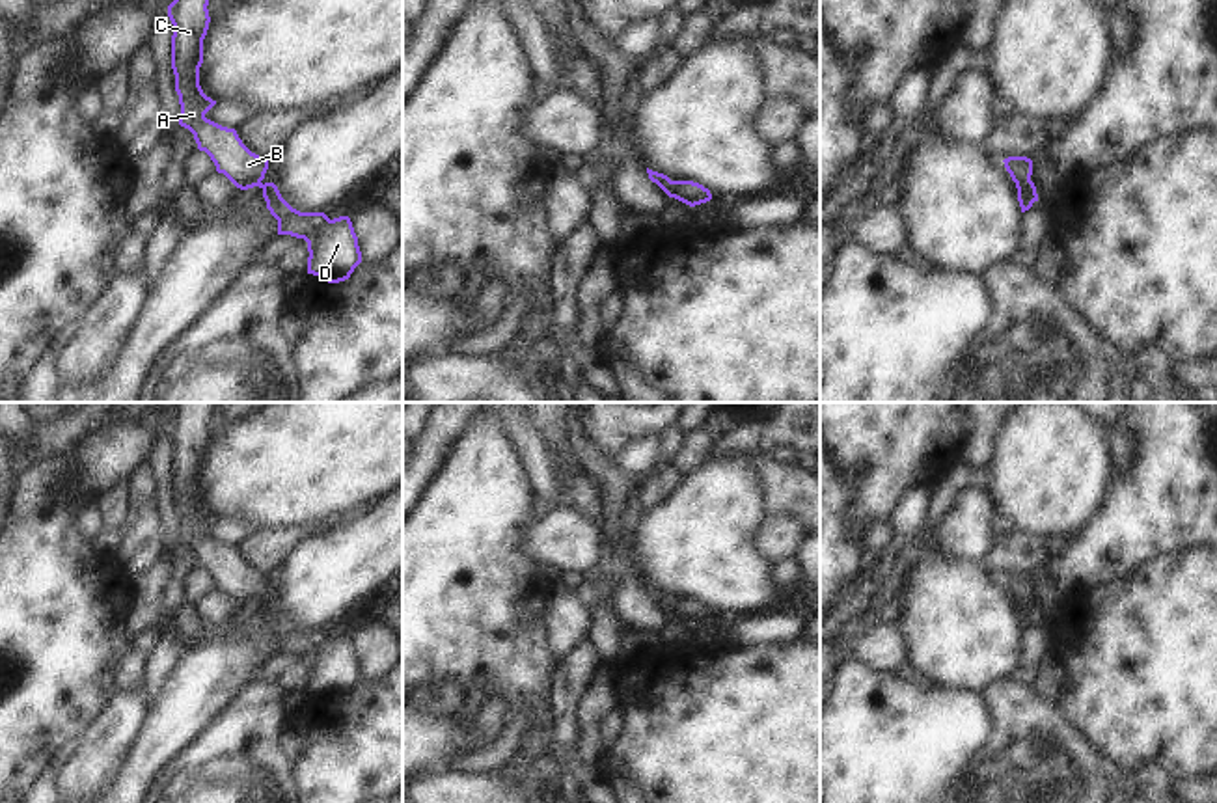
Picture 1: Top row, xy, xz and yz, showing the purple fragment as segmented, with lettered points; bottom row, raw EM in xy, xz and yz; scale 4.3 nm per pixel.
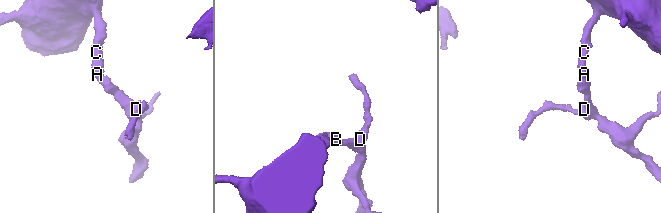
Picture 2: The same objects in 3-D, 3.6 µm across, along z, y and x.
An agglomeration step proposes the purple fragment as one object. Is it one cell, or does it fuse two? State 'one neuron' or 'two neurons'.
one neuron

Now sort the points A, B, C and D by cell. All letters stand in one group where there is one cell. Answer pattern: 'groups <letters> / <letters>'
groups A B C D

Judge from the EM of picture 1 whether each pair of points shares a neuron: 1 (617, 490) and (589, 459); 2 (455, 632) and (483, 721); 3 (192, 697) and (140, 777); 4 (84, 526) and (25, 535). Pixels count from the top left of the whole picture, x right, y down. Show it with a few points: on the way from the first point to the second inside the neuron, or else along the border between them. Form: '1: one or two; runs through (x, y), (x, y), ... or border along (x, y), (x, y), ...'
1: one; runs through (612, 483), (597, 466)
2: two; border along (487, 697), (500, 695), (509, 708)
3: one; runs through (176, 718), (146, 757)
4: two; border along (92, 498), (75, 517), (75, 528), (88, 541)

